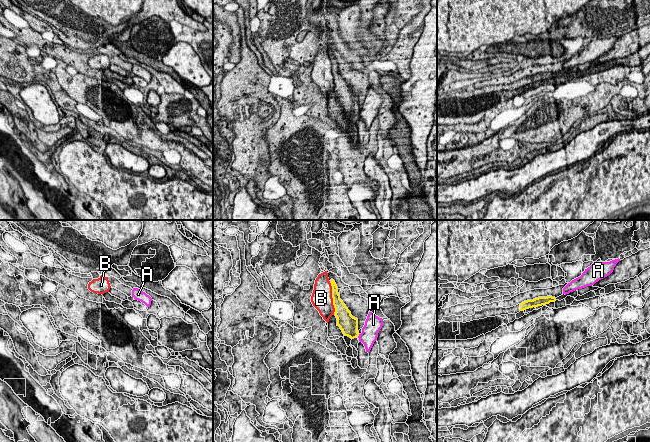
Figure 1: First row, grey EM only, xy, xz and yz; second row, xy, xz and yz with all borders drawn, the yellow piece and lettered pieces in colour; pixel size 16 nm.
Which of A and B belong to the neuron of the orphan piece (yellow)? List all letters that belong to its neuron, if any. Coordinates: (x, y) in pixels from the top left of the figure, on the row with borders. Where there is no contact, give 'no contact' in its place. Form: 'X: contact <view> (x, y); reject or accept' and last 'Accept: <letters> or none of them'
A: contact xz (358, 335); reject
B: contact xz (332, 297); reject
Accept: none of them

